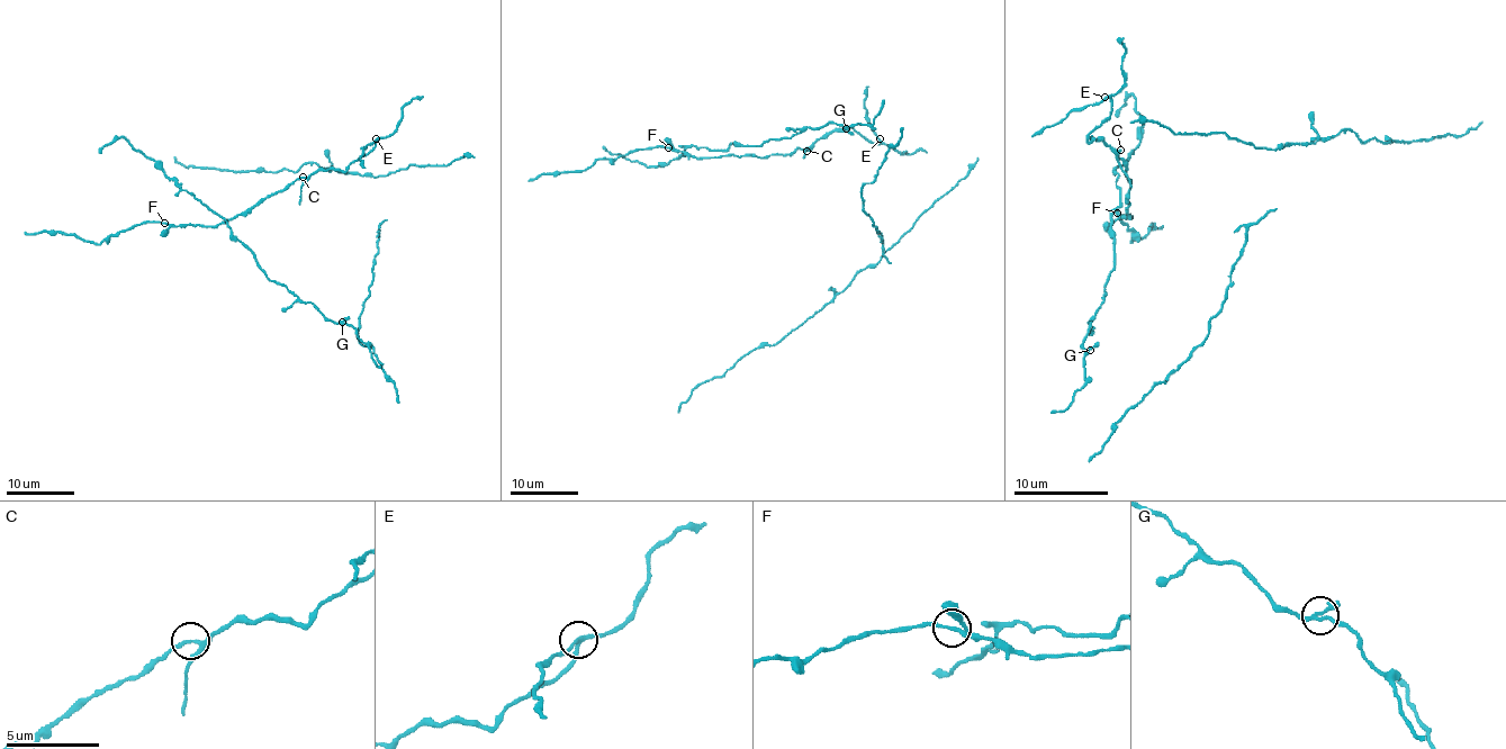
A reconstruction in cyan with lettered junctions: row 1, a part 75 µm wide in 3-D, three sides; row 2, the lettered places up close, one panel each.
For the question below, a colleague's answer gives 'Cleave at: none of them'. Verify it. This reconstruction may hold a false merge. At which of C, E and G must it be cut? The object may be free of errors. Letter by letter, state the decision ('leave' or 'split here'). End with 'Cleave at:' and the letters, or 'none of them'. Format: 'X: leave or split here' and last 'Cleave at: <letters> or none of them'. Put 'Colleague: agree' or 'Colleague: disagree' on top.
Colleague: agree
C: leave
E: leave
G: leave
Cleave at: none of them

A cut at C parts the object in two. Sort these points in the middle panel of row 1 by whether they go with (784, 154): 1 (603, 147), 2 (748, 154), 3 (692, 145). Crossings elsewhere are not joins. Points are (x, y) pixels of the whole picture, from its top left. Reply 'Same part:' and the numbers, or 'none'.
Same part: 2

